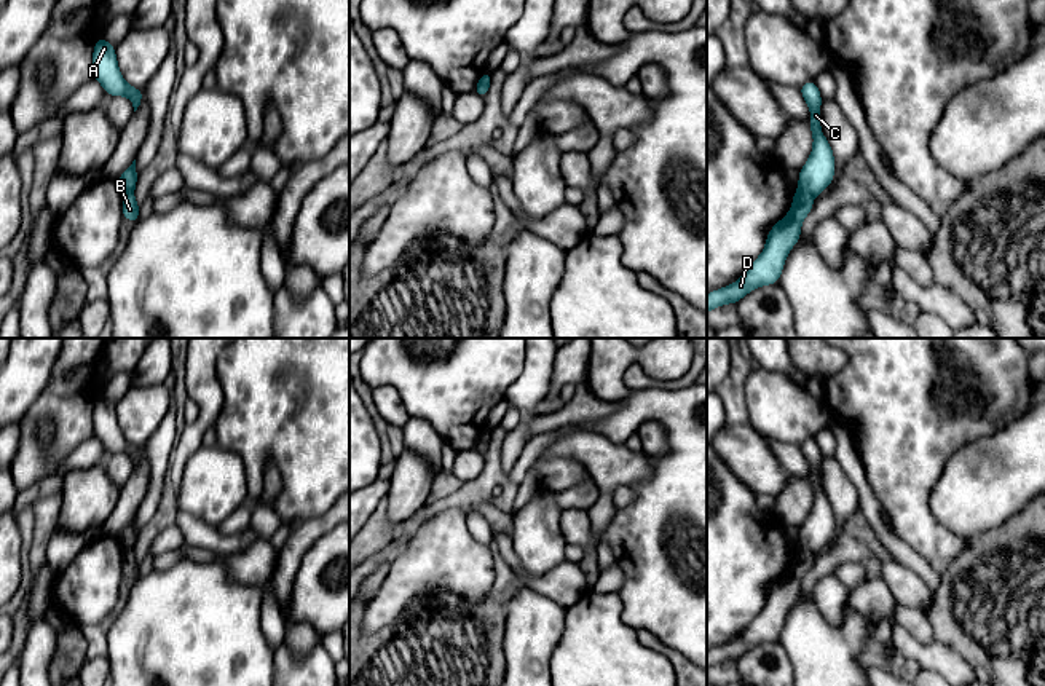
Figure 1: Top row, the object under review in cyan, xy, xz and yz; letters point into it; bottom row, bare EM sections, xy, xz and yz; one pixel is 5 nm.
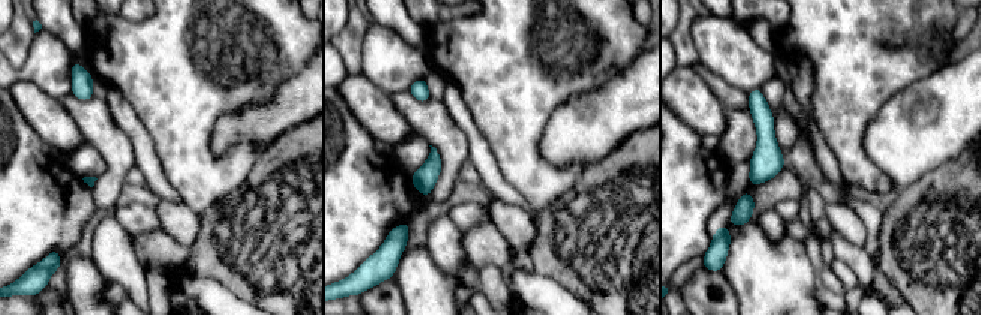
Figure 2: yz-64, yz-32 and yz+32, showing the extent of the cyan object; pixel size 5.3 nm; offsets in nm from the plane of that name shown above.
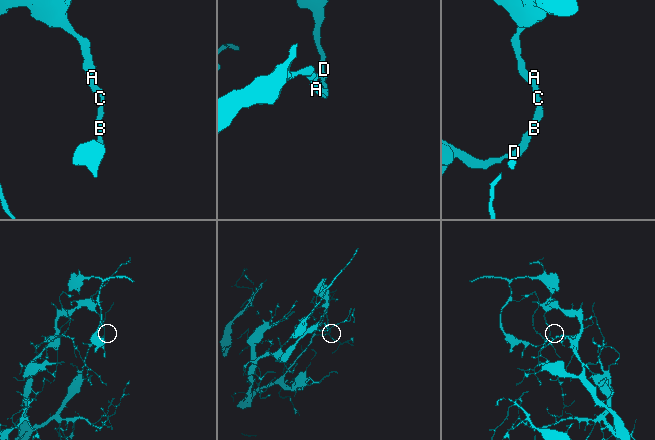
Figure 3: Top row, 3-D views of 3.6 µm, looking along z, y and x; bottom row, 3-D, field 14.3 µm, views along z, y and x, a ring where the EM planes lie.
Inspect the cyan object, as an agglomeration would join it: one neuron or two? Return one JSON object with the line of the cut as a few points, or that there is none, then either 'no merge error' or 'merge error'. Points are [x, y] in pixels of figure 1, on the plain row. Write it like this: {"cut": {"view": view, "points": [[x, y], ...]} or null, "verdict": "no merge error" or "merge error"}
{"cut": {"view": "yz", "points": [[798, 546], [812, 554]]}, "verdict": "merge error"}

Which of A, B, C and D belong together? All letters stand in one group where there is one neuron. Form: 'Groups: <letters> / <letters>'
Groups: A C / B D

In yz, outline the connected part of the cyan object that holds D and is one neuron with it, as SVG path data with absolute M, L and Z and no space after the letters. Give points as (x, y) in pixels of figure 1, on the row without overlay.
M796 549L791 568L772 584L763 611L750 622L743 633L723 646L707 652L707 670L720 662L743 656L750 648L777 641L790 606L799 598L801 581L810 571L814 554Z

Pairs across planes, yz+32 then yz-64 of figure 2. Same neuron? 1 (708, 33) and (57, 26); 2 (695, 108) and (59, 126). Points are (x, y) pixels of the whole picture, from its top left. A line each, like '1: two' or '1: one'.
1: two
2: one

